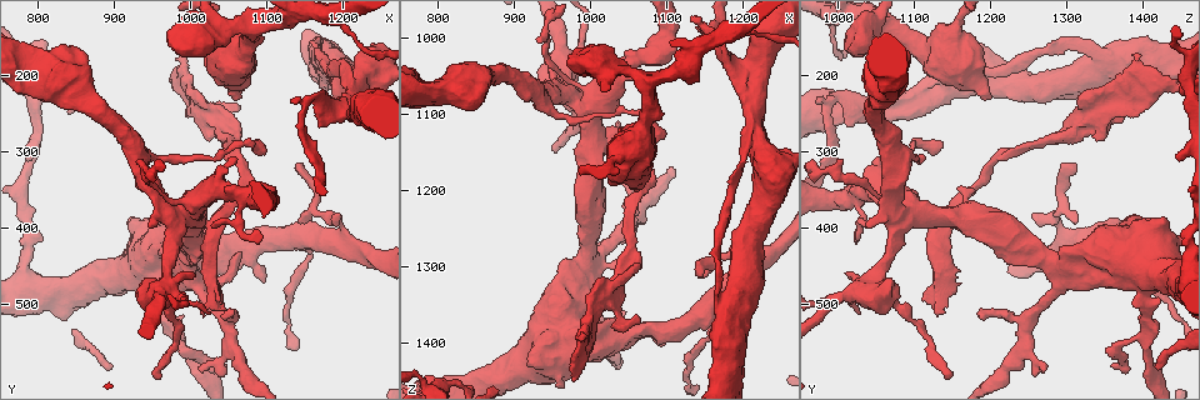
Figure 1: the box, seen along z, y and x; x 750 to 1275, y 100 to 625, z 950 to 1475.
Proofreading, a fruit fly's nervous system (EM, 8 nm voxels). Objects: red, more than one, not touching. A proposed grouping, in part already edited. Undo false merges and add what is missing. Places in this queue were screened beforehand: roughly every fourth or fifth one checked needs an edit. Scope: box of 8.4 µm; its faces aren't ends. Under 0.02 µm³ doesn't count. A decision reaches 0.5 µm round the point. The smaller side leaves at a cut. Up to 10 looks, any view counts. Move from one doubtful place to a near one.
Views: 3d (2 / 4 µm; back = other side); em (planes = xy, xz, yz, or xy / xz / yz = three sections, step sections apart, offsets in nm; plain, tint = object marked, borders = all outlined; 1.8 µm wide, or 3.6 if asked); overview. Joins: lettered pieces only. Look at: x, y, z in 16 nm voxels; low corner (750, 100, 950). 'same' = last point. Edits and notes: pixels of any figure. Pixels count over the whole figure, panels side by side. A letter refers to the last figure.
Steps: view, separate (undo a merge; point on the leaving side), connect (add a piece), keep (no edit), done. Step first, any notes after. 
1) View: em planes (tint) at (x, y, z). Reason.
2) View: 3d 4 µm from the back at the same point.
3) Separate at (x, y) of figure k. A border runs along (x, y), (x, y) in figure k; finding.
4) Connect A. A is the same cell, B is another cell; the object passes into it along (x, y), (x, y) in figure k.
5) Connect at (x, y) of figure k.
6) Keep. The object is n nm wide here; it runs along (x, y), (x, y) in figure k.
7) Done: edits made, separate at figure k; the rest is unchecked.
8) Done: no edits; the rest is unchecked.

View: 3d 2 µm at (1015, 510, 1140). Branch stops here.

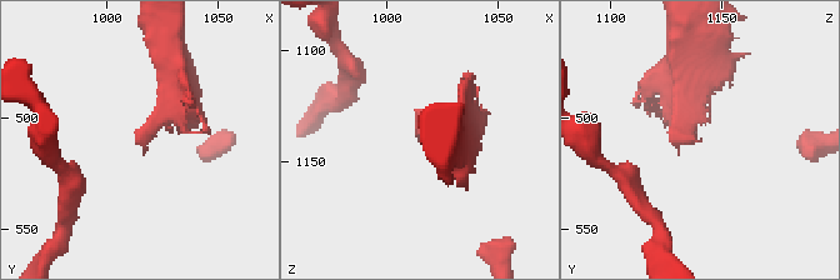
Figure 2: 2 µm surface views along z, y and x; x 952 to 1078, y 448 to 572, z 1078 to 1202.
View: em xz step 4 (borders) at (1015, 510, 1141).

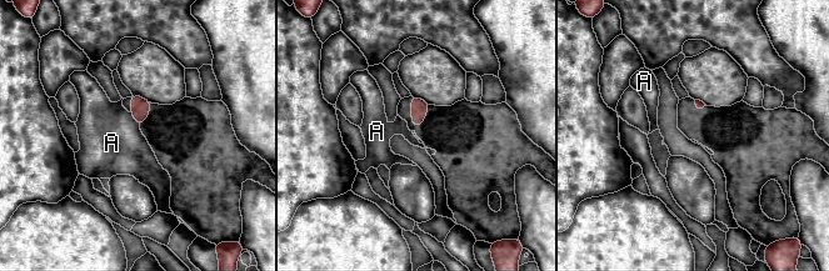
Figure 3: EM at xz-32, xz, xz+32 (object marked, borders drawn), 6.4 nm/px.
Keep. A is another cell; a border runs along (129, 113), (139, 126) in figure 3; none of them fits.

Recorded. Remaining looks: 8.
View: 3d 2 µm at (975, 380, 1085). Four or more arms meet.

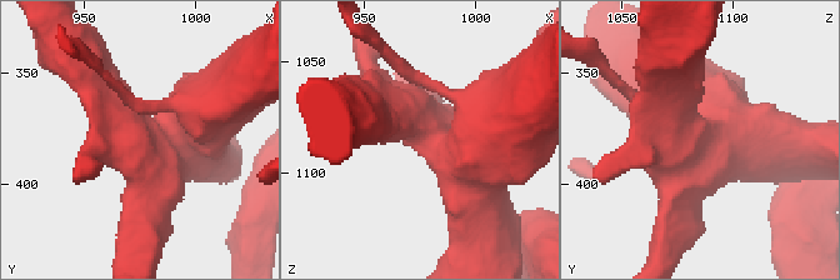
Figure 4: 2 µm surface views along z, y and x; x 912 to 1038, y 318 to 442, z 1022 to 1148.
View: em planes (borders) at (977, 377, 1082).

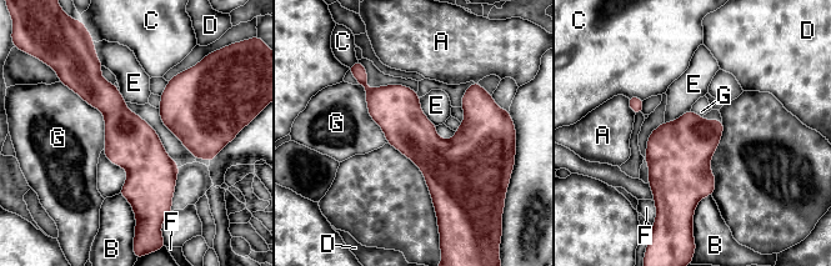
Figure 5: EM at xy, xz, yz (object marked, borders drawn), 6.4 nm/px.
Keep. A, B, C, D, E, F and G are other cells; it runs along (98, 70), (140, 152), (140, 210) in figure 5; one neuron here.

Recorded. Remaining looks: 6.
View: 3d 2 µm at (1035, 235, 1315). Closes a loop.

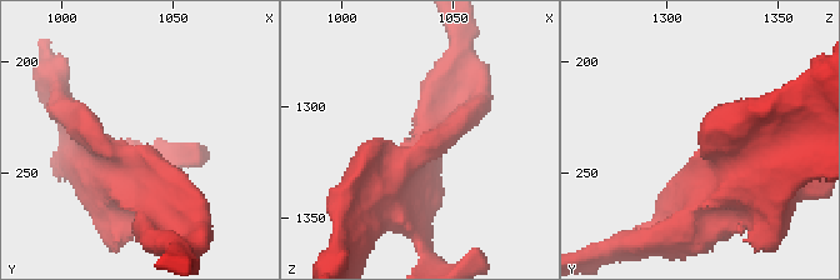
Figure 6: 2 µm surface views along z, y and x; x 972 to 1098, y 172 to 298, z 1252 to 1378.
View: em planes (tint) at (1036, 240, 1318).

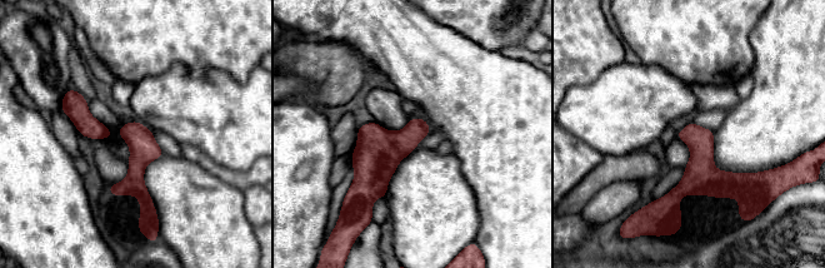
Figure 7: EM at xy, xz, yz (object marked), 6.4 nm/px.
View: em planes (borders) at the same point. What lies round it.

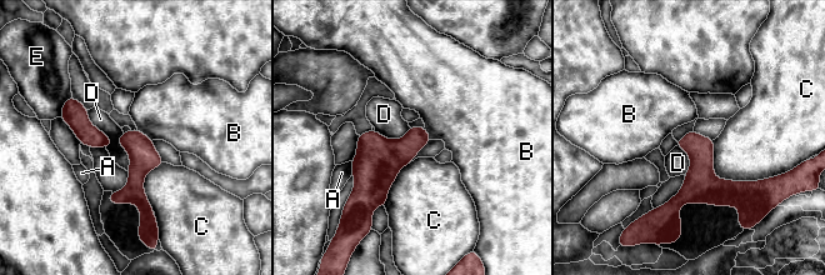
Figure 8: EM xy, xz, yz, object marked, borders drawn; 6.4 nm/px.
Keep. The object is 170 nm wide here; A, B, C, D and E are other cells; a border runs along (86, 110), (88, 119), (113, 144) in figure 8; continuous, no second neuron.

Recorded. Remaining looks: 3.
View: em 3.6 µm planes (borders) at (1185, 175, 1335). Small branch off a trunk.

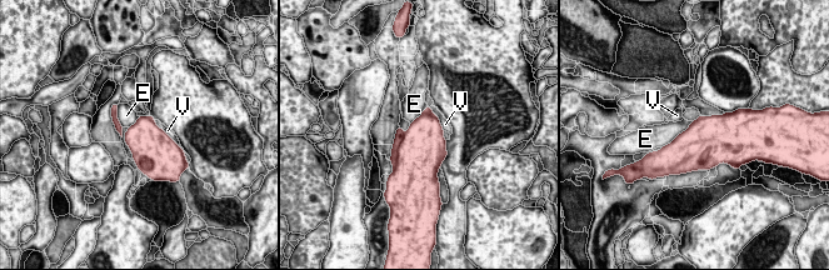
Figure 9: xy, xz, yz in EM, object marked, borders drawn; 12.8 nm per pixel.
Separate at (399, 134) of figure 9. The longest contact is with E, 550 nm; E and V are other cells; a border runs along (404, 134), (398, 149), (395, 166) in figure 9; a second neuron is stuck on.

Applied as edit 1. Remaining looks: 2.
Done: edits made, separate at figure 9; the rest is unchecked.

